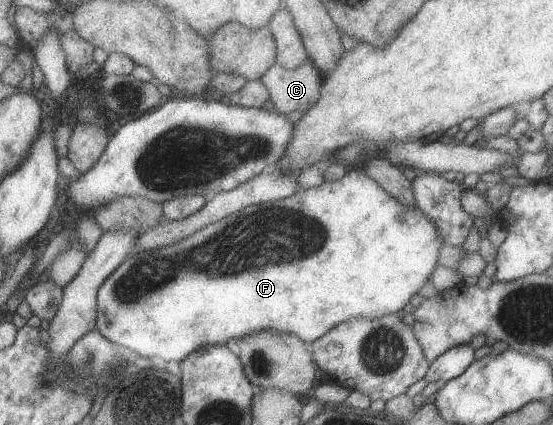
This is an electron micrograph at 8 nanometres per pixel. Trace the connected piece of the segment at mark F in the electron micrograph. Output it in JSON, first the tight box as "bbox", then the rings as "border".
{"bbox":[97,167,445,361],"border":[[[361,167],[347,169],[339,180],[323,182],[319,186],[301,189],[295,195],[251,205],[242,212],[230,215],[223,221],[214,223],[195,235],[184,239],[177,247],[165,247],[157,251],[135,253],[125,260],[101,287],[98,298],[100,305],[97,329],[117,345],[129,350],[135,356],[160,357],[165,361],[185,361],[187,356],[205,346],[233,344],[239,338],[271,328],[283,333],[299,335],[309,345],[326,334],[335,325],[357,317],[375,317],[397,314],[401,309],[410,309],[411,297],[421,291],[435,267],[439,265],[439,249],[445,245],[436,223],[427,217],[418,206],[406,206],[385,191],[373,178],[370,178]]]}

